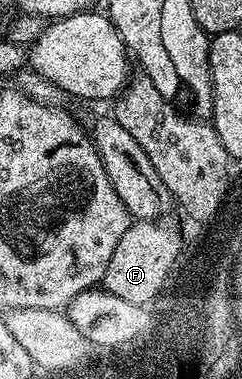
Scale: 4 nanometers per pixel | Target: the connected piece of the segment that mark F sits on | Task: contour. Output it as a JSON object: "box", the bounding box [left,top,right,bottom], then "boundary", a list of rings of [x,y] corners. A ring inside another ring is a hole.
{"box":[101,220,179,306],"boundary":[[[140,220],[131,223],[125,234],[121,234],[121,242],[117,242],[117,250],[113,250],[113,258],[109,258],[109,266],[101,281],[104,289],[127,302],[142,306],[151,304],[150,300],[162,290],[179,256],[178,234],[161,223]]]}

